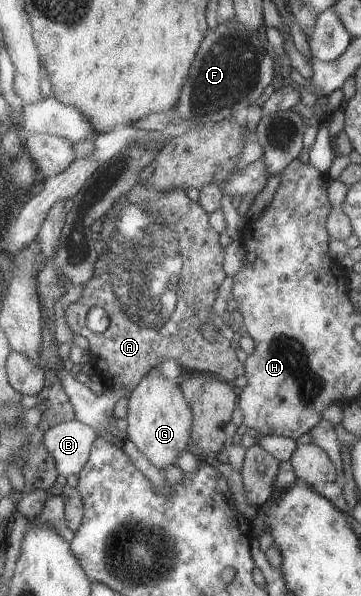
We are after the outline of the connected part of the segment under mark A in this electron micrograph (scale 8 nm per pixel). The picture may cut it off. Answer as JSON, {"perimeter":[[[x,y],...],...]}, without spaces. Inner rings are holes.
{"perimeter":[[[135,183],[127,193],[124,193],[124,195],[118,197],[113,202],[113,207],[109,211],[106,211],[105,215],[100,217],[100,220],[103,224],[102,230],[98,233],[98,238],[95,239],[94,243],[94,251],[96,251],[97,259],[94,263],[93,275],[91,279],[83,285],[82,297],[64,309],[64,317],[71,332],[88,340],[88,344],[90,344],[88,349],[89,357],[96,357],[98,361],[104,361],[109,373],[102,373],[102,375],[108,377],[108,379],[112,379],[110,386],[113,388],[126,389],[128,393],[130,393],[146,373],[149,373],[154,367],[169,359],[174,360],[176,364],[180,366],[182,373],[186,374],[205,373],[211,374],[214,377],[218,375],[218,377],[222,377],[222,379],[226,381],[233,381],[236,377],[243,375],[245,373],[244,365],[238,361],[235,350],[230,347],[232,342],[231,338],[233,336],[231,329],[232,323],[227,317],[221,318],[212,310],[212,304],[217,298],[219,286],[227,276],[223,271],[223,248],[218,242],[219,234],[212,230],[208,222],[208,214],[204,212],[204,209],[202,209],[197,202],[190,200],[182,189],[175,188],[168,192],[156,192],[152,187]],[[92,306],[100,307],[108,314],[110,324],[103,333],[92,333],[92,331],[89,331],[88,327],[86,327],[85,317],[87,311]],[[207,322],[213,324],[214,330],[217,332],[217,336],[215,336],[213,340],[206,340],[199,331],[201,326]]]}

